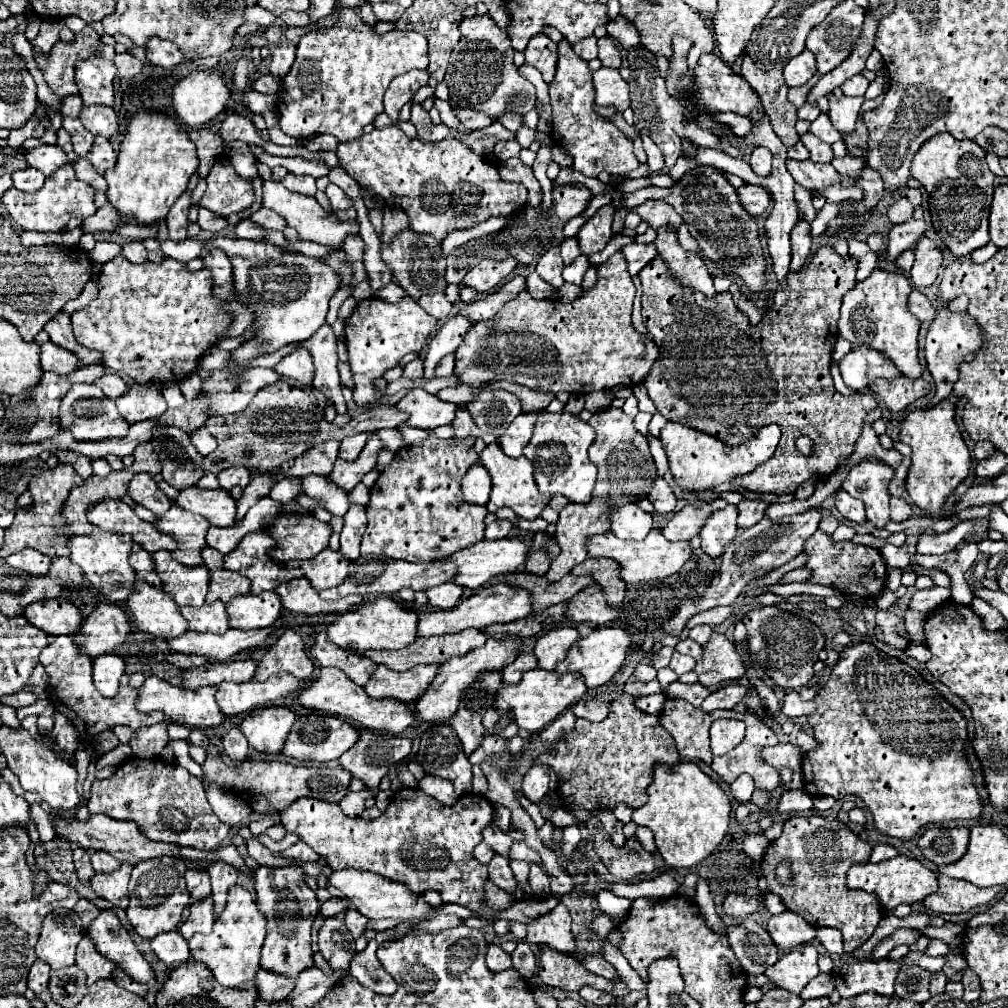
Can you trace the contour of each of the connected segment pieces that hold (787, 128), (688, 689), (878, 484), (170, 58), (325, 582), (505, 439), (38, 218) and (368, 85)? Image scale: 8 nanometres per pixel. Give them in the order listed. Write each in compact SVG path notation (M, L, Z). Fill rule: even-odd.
M746 55L742 61L742 77L758 93L762 107L770 117L774 133L782 139L786 147L796 145L800 141L800 135L794 129L798 117L796 117L796 107L786 99L788 85L784 83L782 69L762 71Z
M674 681L674 683L668 687L668 691L666 691L668 697L684 699L684 701L688 701L688 703L694 705L694 707L700 707L702 701L704 701L710 693L712 693L712 691L710 691L708 687L704 687L704 685L700 685L700 683L684 685L684 683L680 683L680 681Z
M864 461L854 465L846 481L842 481L842 489L852 497L858 497L866 505L868 521L882 529L890 521L890 493L886 493L886 485L892 477L892 467L873 461Z
M152 37L144 49L146 49L150 63L166 67L166 69L172 69L174 65L178 65L182 61L180 49L174 43L158 39L158 37Z
M324 549L314 559L296 563L296 567L300 567L304 571L304 577L310 581L310 585L316 591L322 591L322 589L338 587L346 579L348 569L350 569L350 561L346 561L340 555L340 551Z
M522 413L518 415L510 427L498 437L498 445L500 449L508 455L508 457L520 457L522 449L528 445L530 437L532 437L532 427L534 427L534 419L538 417L538 413Z
M64 163L56 173L52 173L44 187L36 193L22 193L18 189L6 191L2 195L2 207L6 207L6 213L16 227L32 231L58 231L72 217L90 217L97 211L94 207L94 189L76 179L74 167L70 163Z
M344 7L338 13L338 19L332 27L314 29L306 33L296 51L296 59L288 75L282 79L282 93L278 95L278 115L280 127L286 135L294 139L308 139L312 135L330 133L340 141L352 141L362 137L362 129L374 121L376 115L382 113L382 99L390 85L390 81L410 69L428 69L428 47L426 37L414 31L388 31L378 35L372 25L364 23L360 17L360 9Z

